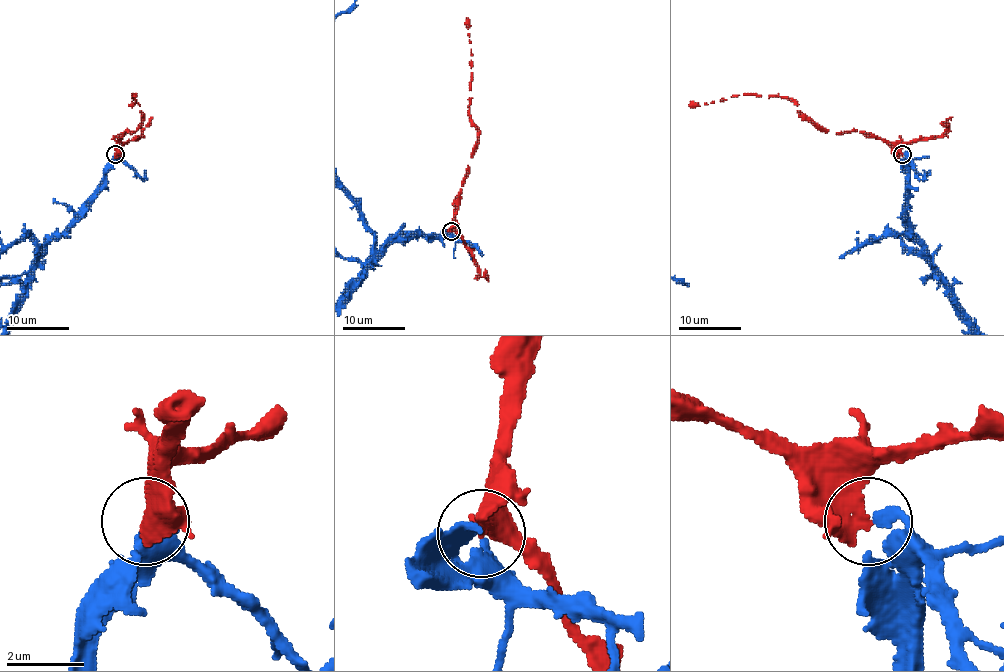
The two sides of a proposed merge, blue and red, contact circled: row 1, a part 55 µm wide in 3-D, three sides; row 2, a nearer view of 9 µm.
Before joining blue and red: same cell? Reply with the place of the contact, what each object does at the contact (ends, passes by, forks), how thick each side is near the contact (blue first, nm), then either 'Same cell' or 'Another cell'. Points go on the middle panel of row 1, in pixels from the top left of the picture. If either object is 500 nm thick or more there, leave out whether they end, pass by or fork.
Place: (451, 231). At the ring blue ends. At the ring red ends. Thickness 320 nm (blue) against 400 nm. Same cell

